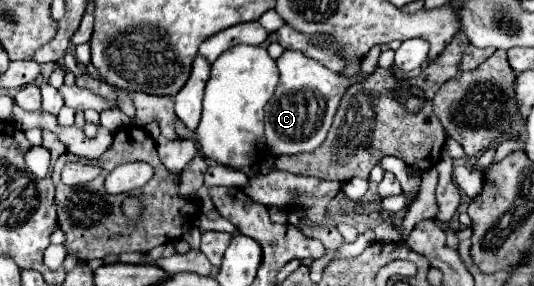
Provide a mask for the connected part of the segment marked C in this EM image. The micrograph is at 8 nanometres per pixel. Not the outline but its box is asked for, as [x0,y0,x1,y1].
[264,50,364,156]

